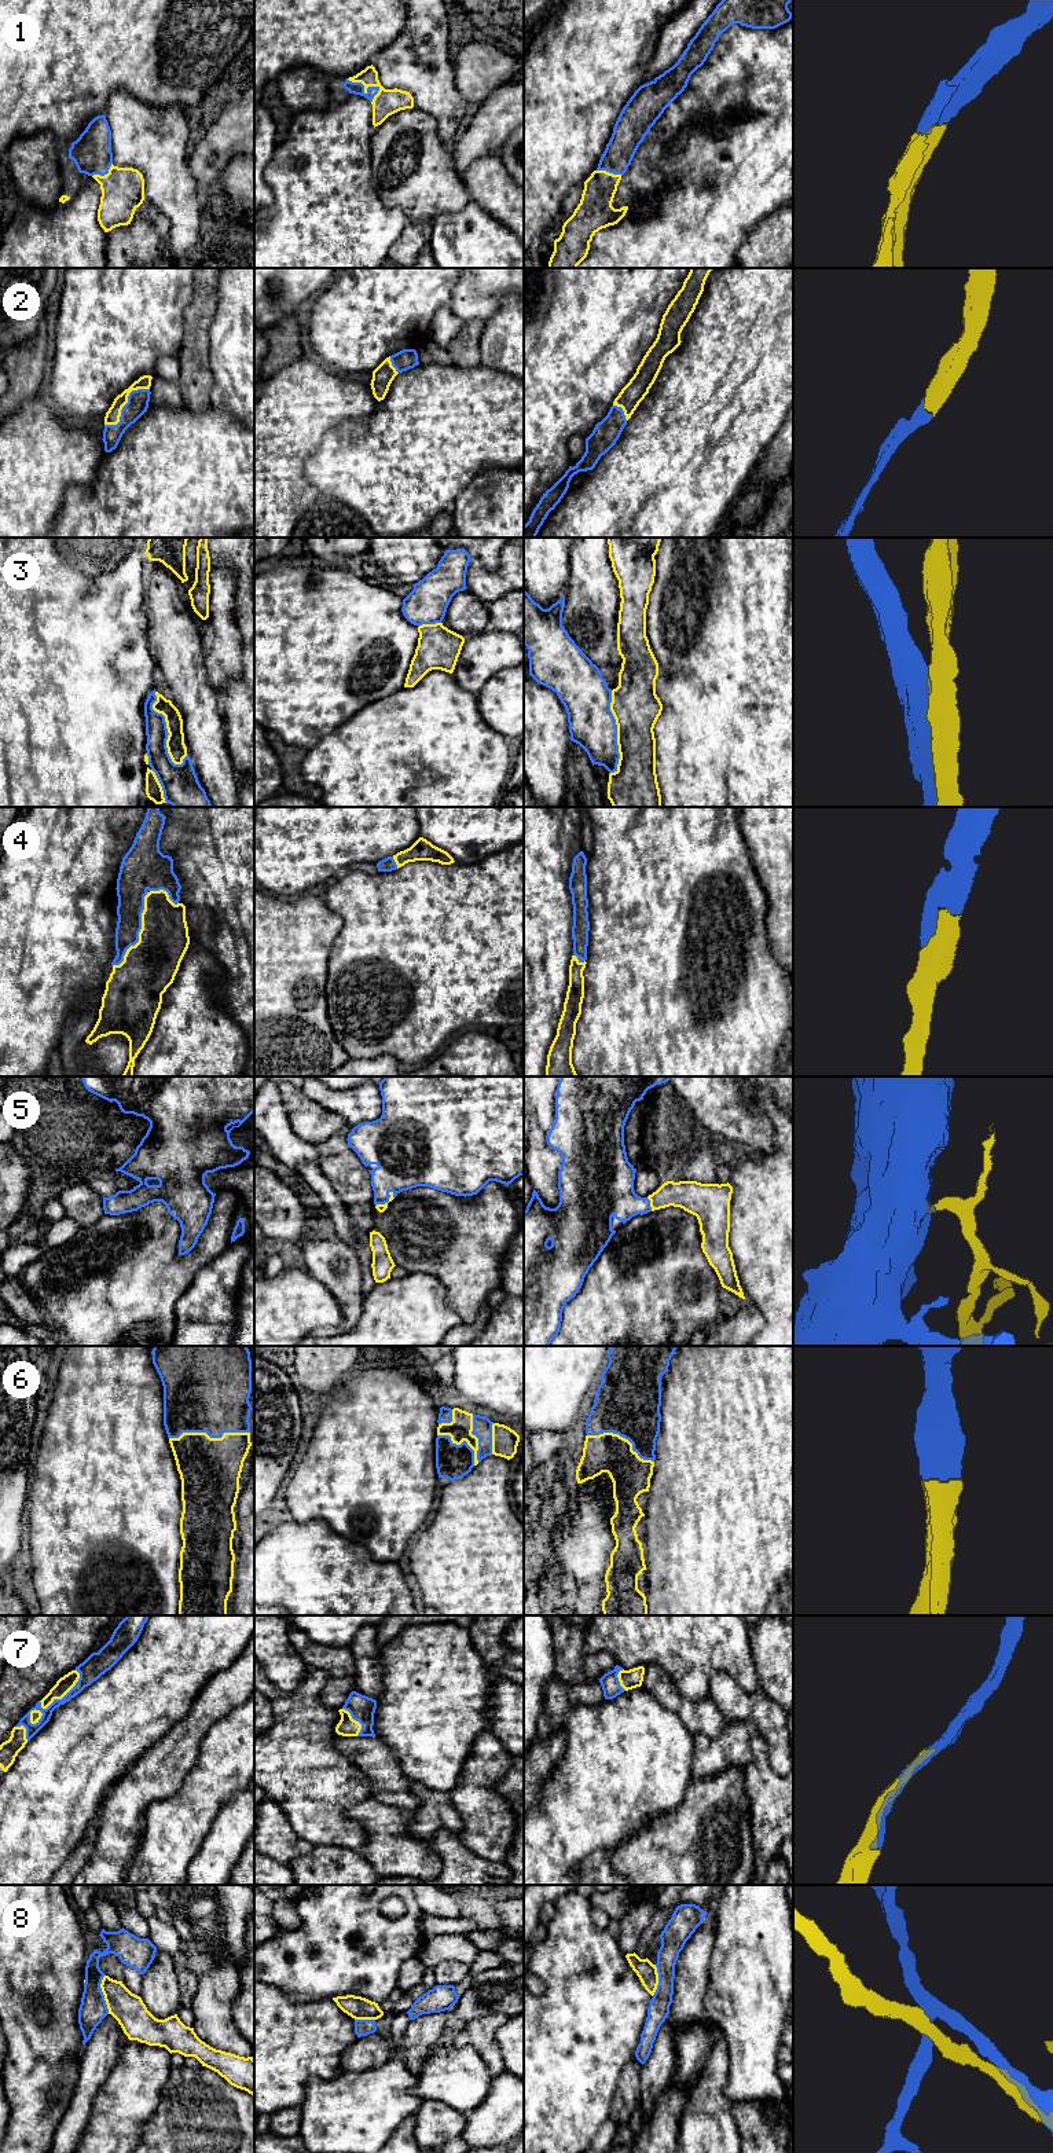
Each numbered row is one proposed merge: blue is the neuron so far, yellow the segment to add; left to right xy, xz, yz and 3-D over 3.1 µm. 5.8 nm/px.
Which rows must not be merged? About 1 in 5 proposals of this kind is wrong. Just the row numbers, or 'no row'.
3, 8

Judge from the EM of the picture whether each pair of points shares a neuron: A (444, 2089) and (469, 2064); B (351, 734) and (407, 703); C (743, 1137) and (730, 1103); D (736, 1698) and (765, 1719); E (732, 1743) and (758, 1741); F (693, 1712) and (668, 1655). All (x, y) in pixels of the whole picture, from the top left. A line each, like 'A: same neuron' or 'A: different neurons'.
A: same neuron
B: same neuron
C: same neuron
D: same neuron
E: different neurons
F: different neurons

